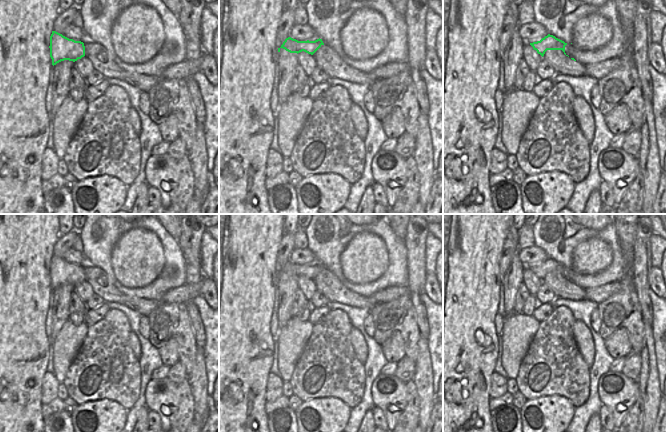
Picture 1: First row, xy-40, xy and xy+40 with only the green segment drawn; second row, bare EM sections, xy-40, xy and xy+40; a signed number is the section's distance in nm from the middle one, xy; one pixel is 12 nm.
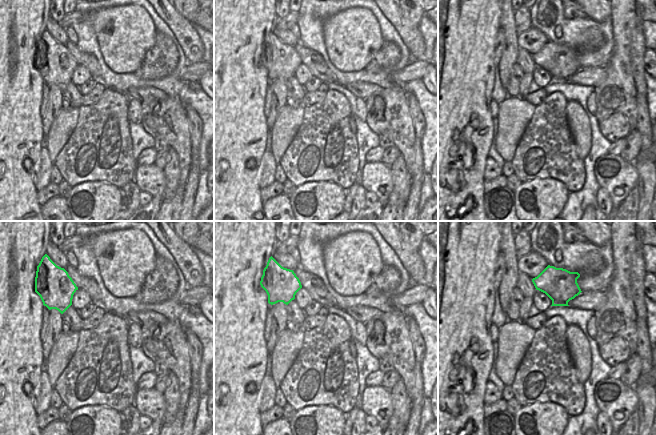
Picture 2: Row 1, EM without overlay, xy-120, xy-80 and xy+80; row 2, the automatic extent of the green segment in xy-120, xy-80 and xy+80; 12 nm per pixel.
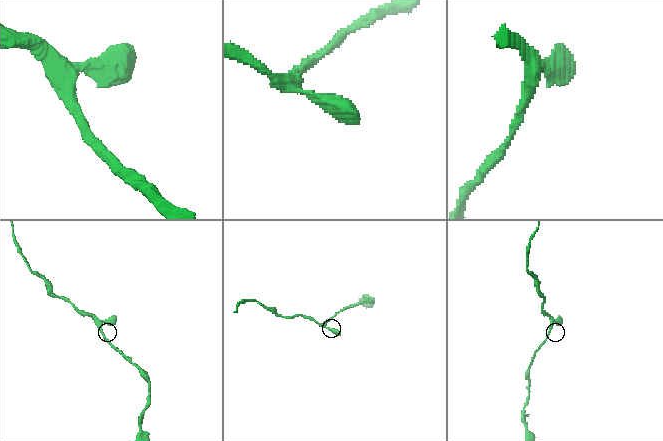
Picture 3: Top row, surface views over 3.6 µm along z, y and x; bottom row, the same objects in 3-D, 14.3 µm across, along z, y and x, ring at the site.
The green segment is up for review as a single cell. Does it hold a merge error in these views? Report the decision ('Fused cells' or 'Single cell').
Single cell

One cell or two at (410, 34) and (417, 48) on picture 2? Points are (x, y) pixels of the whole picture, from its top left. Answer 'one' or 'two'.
one

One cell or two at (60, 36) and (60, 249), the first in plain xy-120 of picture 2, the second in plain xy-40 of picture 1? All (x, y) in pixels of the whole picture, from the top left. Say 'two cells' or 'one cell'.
two cells

